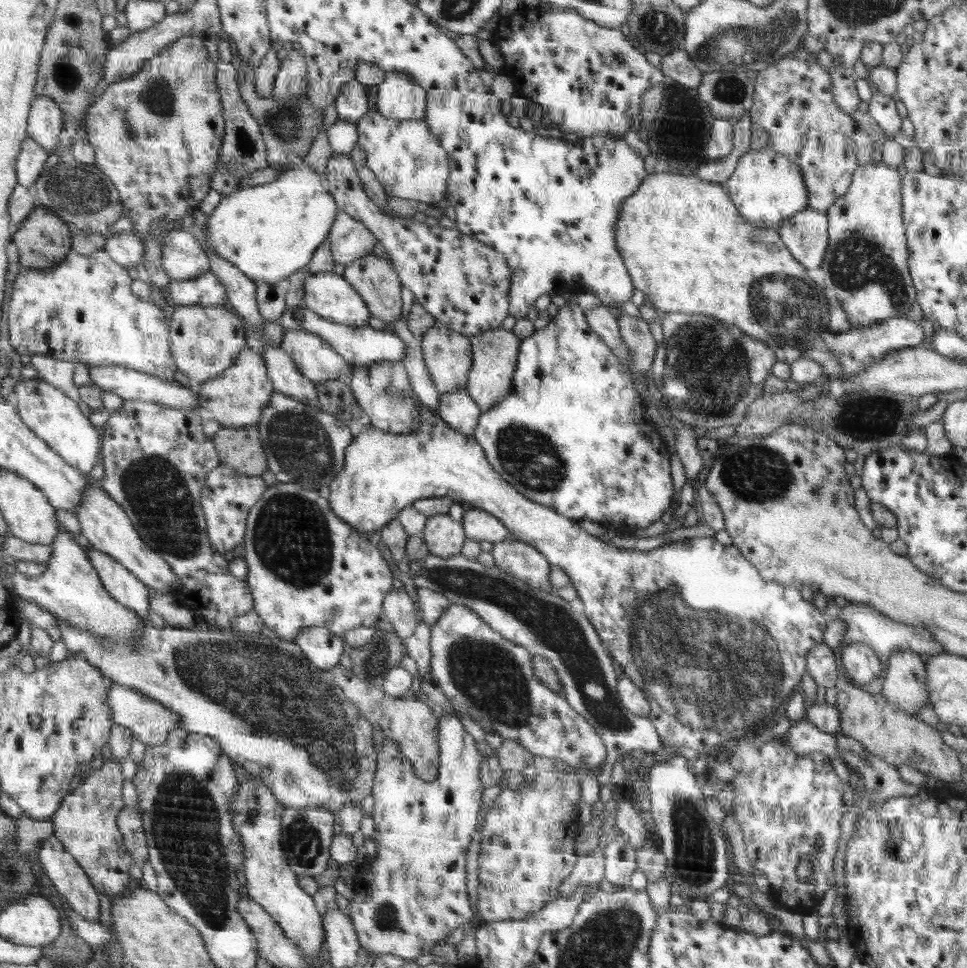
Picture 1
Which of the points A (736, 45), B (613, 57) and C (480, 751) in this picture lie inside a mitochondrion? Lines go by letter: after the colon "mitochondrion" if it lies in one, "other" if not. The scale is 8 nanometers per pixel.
A: mitochondrion
B: mitochondrion
C: other

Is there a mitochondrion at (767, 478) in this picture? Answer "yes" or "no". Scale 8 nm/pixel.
yes

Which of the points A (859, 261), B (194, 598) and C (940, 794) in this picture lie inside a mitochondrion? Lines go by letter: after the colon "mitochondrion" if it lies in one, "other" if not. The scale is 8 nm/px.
A: mitochondrion
B: other
C: other

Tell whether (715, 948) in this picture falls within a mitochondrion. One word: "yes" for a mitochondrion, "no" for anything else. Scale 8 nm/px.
no

